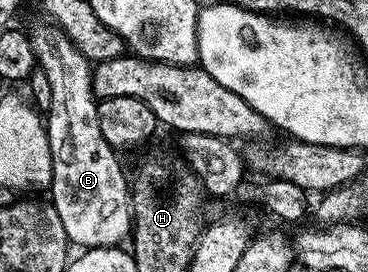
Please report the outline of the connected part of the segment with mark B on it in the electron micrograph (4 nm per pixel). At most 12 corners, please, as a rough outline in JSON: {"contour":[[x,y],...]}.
{"contour":[[54,24],[49,79],[49,201],[68,243],[132,237],[129,174],[101,136],[93,64]]}

